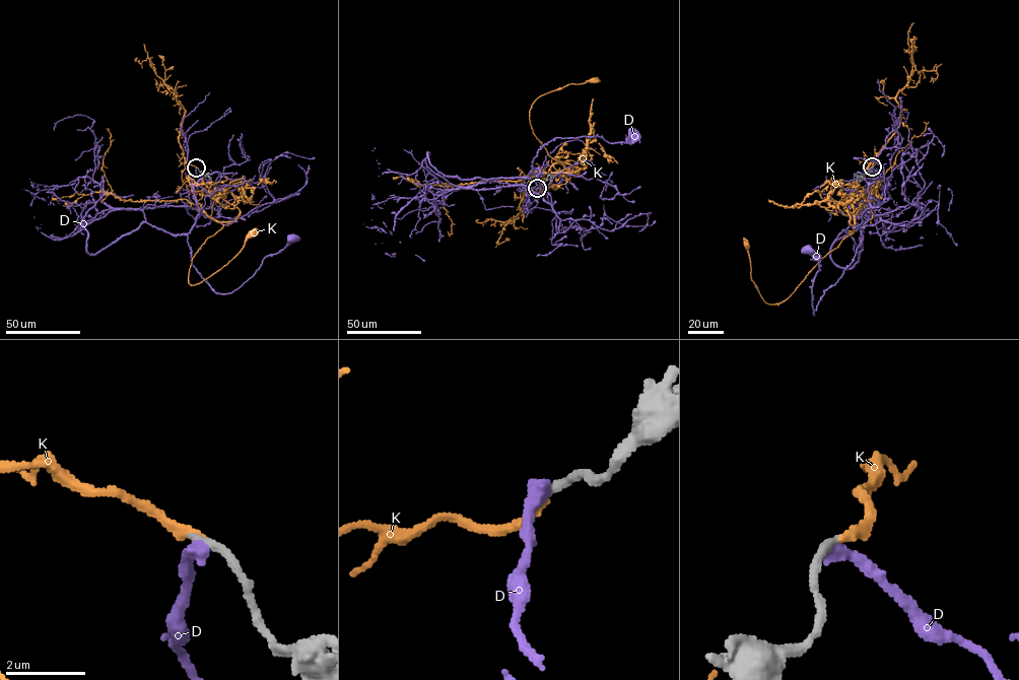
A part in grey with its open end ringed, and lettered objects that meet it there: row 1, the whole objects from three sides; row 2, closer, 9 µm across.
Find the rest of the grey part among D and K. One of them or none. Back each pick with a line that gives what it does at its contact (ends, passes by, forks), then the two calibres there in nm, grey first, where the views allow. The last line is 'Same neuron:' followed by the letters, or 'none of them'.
K: it ends there; 200 nm thick on the grey side, 240 nm on the other
Same neuron: K

